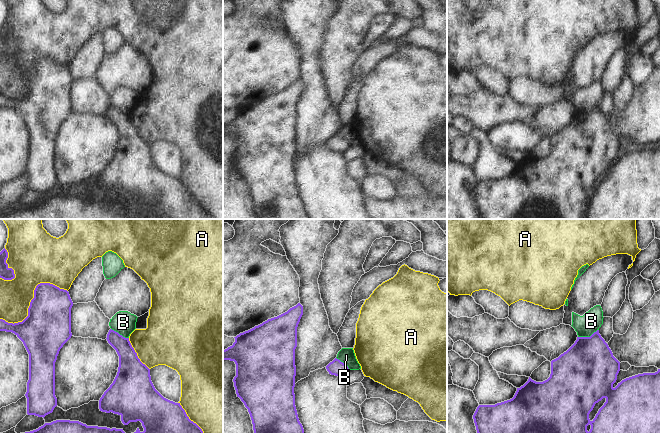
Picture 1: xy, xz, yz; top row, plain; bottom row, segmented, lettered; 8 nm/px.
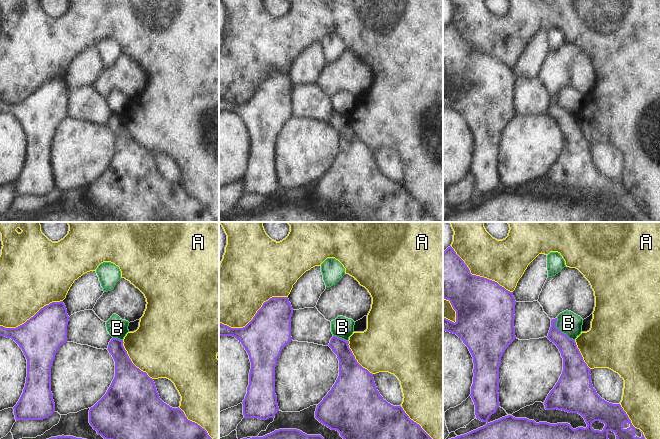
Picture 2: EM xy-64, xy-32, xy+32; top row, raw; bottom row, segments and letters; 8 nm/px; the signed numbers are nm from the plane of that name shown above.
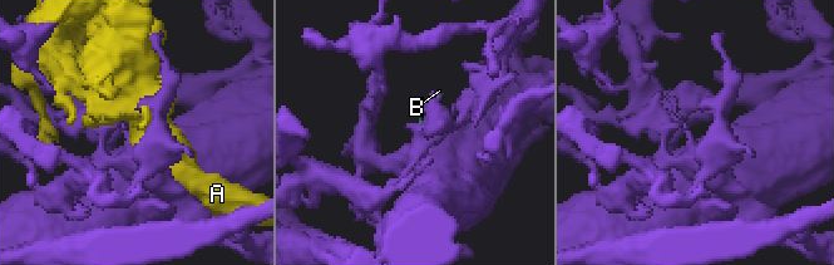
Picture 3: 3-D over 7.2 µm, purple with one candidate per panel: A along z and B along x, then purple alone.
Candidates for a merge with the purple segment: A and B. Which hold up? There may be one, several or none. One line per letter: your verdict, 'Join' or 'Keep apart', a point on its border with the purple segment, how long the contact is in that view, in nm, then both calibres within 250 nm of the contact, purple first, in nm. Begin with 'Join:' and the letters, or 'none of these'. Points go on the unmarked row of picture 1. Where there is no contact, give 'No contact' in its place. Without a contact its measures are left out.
Join: none of these
A: Keep apart. Touches purple at xy (32, 75). Shared border 600 nm. Thickness 360 nm (purple) against 280 nm
B: Keep apart. Touches purple at yz (588, 113). Shared border 180 nm. Thickness 460 nm (purple) against 170 nm

